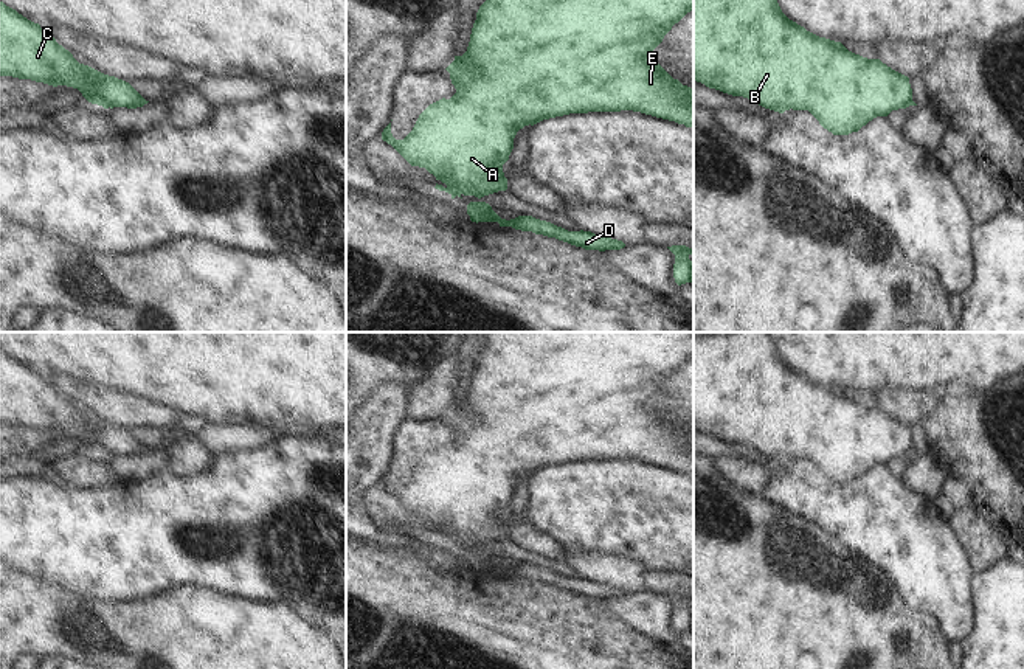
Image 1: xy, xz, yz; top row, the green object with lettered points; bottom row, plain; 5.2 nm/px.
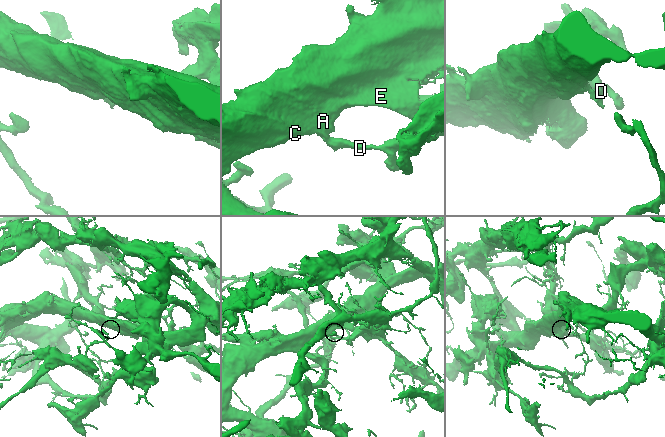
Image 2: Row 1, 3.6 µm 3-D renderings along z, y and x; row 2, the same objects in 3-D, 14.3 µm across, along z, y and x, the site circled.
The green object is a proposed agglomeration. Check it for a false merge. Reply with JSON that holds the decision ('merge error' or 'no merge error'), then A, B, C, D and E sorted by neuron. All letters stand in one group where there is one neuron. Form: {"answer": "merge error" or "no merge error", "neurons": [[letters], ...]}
{"answer": "merge error", "neurons": [["A", "B", "C", "E"], ["D"]]}

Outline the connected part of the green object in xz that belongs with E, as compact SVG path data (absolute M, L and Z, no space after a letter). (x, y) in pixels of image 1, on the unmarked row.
M487 332L486 340L487 348L476 360L467 399L462 404L455 404L455 408L445 416L450 421L456 441L450 447L442 445L430 452L403 487L393 484L391 470L382 480L382 487L391 492L411 514L425 515L436 528L442 529L441 532L436 531L436 537L459 545L464 542L478 546L506 539L507 526L504 525L503 512L509 508L517 480L524 473L534 473L555 464L633 458L694 477L694 436L673 427L653 404L653 397L662 390L672 374L694 357L694 332Z

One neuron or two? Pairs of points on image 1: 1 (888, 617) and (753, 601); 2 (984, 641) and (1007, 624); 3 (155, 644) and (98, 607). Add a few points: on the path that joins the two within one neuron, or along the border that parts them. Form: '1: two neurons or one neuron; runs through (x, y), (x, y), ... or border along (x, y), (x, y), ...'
1: one neuron; runs through (854, 617), (787, 617)
2: one neuron; runs through (990, 641), (1001, 630)
3: one neuron; runs through (141, 640), (121, 630), (112, 621)

